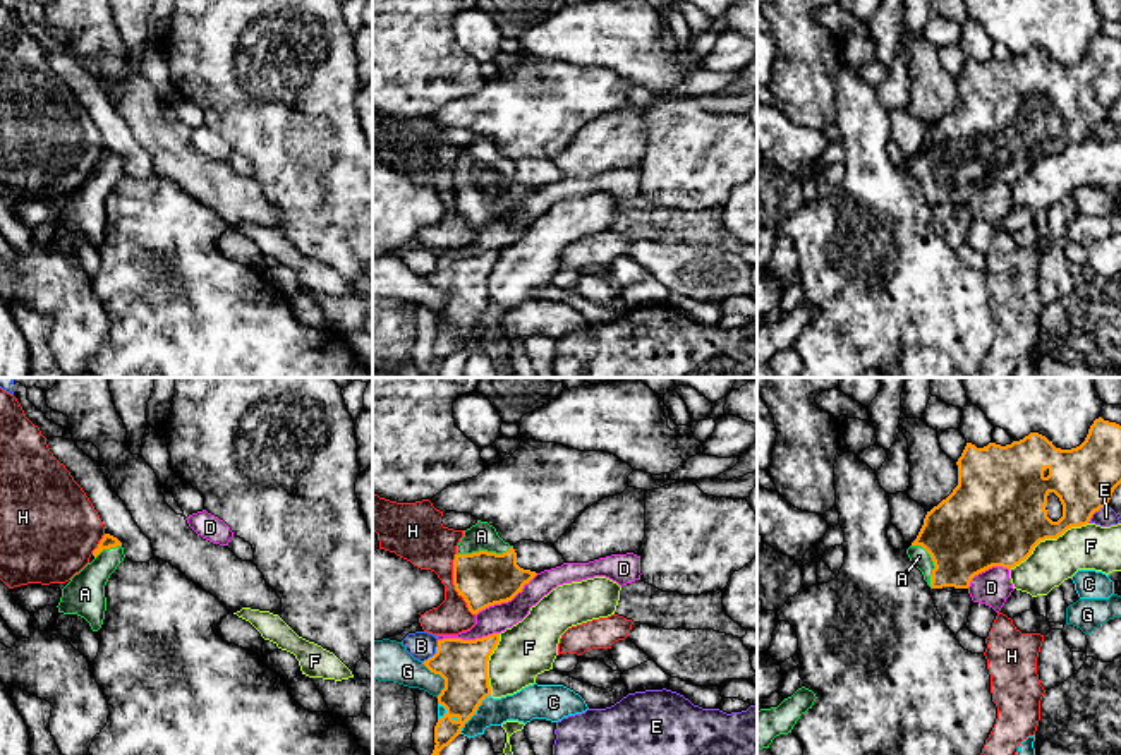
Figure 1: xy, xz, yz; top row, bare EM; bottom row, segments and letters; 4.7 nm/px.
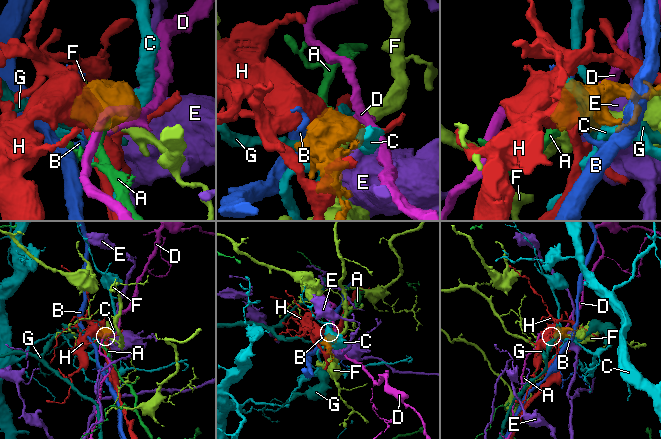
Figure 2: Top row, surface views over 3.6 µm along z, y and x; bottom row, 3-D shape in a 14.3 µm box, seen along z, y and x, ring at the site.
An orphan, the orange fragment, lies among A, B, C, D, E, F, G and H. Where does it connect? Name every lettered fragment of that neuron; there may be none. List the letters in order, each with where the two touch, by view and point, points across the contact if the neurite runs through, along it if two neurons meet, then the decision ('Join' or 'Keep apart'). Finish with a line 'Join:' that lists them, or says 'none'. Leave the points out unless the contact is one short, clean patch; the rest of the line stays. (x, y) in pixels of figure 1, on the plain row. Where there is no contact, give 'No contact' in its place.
A: Touches orange at xz (484, 167). Path across: xz (483, 194), (484, 167), (481, 151). Join
B: Touches orange at xz (436, 268). Keep apart
C: Touches orange at xz (474, 328). Keep apart
D: Touches orange at xz (507, 217). Keep apart
E: Touches orange at yz (1096, 126). Keep apart
F: Touches orange at yz (1048, 153). Keep apart
G: Touches orange at xz (442, 292). Keep apart
H: Touches orange at xz (454, 199). Keep apart
Join: A

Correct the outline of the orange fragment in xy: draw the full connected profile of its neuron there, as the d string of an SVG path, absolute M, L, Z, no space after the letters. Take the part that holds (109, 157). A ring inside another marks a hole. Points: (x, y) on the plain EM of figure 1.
M105 149L98 163L93 166L94 175L88 178L62 204L58 228L77 230L84 233L93 247L98 247L105 235L106 213L105 201L110 190L124 177L122 158Z

